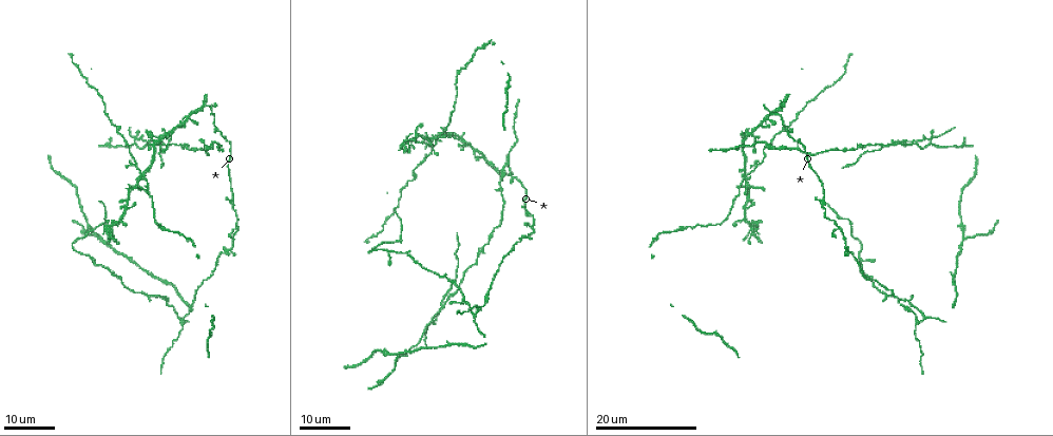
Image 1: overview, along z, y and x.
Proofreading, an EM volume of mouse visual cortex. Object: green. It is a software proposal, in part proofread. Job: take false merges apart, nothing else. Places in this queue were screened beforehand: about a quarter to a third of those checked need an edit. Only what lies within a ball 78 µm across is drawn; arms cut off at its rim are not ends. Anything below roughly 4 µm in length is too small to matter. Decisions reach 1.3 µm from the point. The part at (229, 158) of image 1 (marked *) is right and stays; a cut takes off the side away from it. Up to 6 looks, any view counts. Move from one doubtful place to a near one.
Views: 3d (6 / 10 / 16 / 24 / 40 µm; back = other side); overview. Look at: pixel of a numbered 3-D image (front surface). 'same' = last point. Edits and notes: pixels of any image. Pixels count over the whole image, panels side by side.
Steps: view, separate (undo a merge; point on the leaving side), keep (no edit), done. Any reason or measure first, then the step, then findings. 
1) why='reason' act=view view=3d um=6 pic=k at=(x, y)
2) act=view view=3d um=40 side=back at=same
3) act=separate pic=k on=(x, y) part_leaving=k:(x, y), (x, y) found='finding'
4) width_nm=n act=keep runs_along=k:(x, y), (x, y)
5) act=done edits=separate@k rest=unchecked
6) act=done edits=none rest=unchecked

why='three arms meet' act=view view=3d um=24 pic=1 at=(797, 148)

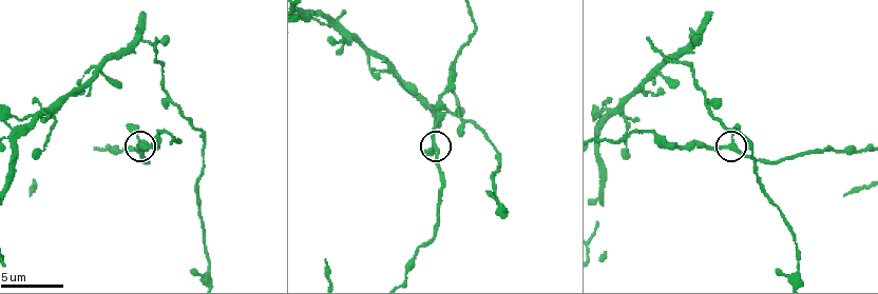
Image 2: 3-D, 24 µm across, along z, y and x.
act=view view=3d um=10 pic=2 at=(436, 146)

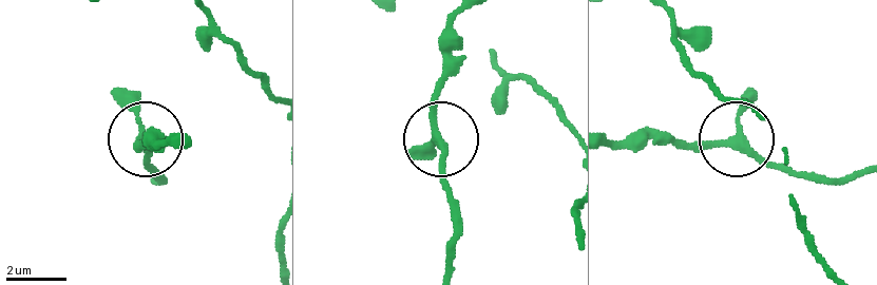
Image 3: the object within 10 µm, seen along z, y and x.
side_arm_um=20 arms=3 act=keep found='one cell here'

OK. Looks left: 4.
why='looks like a crossing' act=view view=3d um=16 pic=1 at=(744, 176)

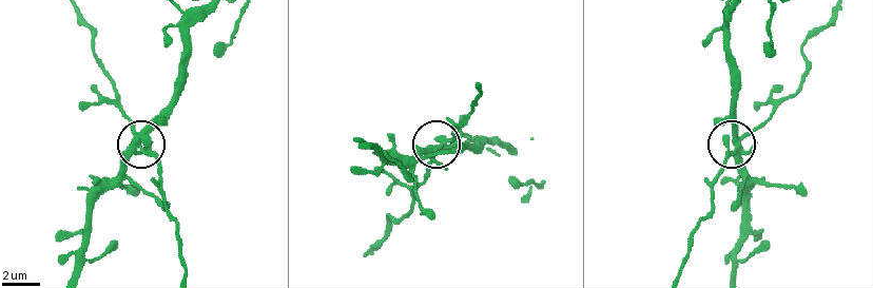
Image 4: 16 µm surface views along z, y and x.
why='closer look' act=view view=3d um=10 pic=4 at=(736, 146)

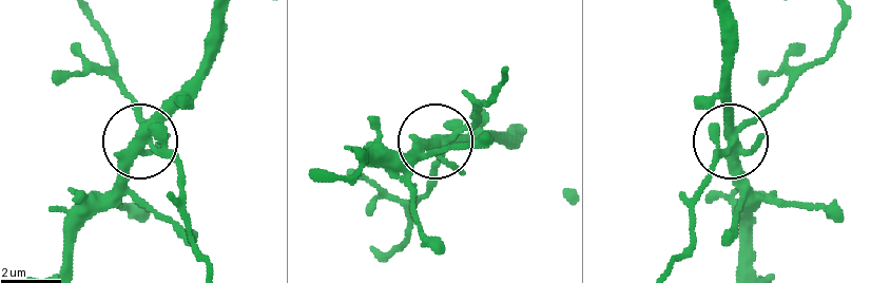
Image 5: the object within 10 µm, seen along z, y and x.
why='from behind' act=view view=3d um=10 side=back pic=5 at=(733, 143)

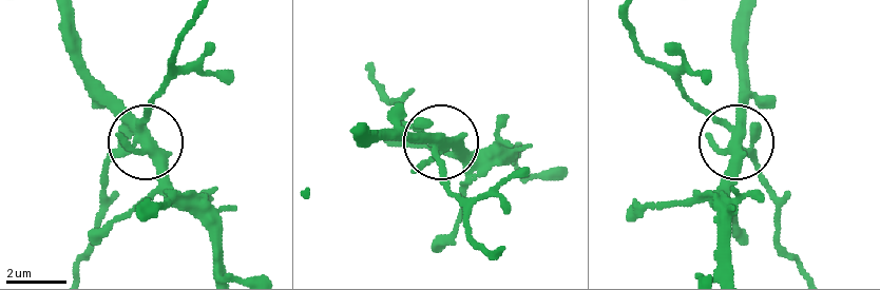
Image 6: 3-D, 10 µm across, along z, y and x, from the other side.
arms=5 act=separate pic=6 on=(153, 108) part_leaving=6:(730, 135), (759, 170), (781, 246), (797, 268) found='two cells meet here'

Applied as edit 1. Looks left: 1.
why='thin arm on a thick one' act=view view=3d um=10 pic=2 at=(622, 115)

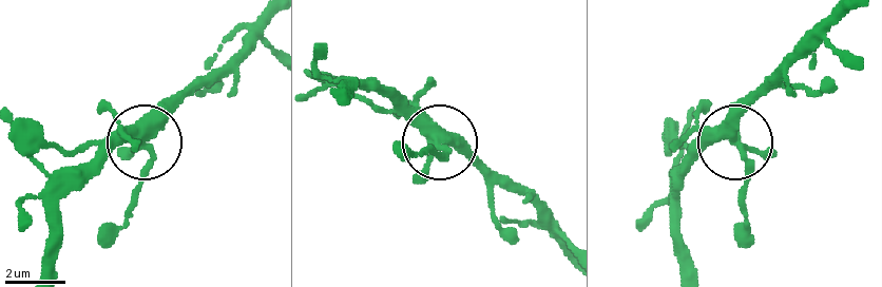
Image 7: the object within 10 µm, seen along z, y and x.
act=keep runs_along=7:(835, 18), (739, 123), (744, 219) found='all the same cell'

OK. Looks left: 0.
act=done edits=separate@6 rest=unchecked

